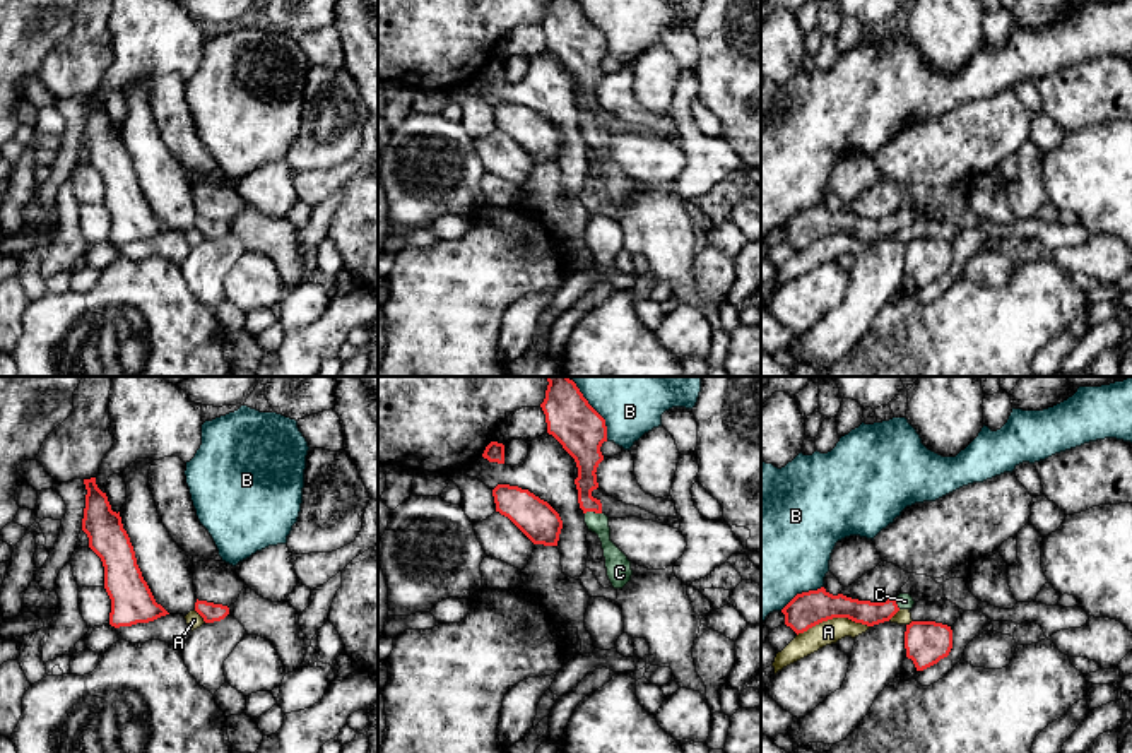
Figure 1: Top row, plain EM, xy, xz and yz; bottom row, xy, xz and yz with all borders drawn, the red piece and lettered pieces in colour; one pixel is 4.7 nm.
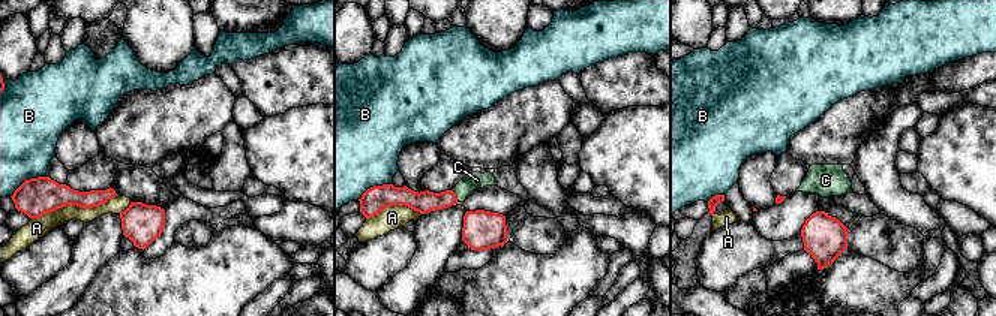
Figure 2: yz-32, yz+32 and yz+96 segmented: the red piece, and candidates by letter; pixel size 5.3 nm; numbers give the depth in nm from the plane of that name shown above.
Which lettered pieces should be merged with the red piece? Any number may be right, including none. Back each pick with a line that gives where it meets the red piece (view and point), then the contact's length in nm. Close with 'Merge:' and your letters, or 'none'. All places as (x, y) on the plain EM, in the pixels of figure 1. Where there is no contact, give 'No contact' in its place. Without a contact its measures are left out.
C: Touches red at xz (592, 127). Shared border 80 nm
Merge: C

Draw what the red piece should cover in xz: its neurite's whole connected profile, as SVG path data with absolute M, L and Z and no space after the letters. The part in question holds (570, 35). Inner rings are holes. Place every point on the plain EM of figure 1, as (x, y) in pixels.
M549 0L540 21L547 50L575 75L578 94L578 120L585 130L588 147L602 159L607 193L614 205L622 205L633 192L631 178L610 157L609 133L602 128L600 116L592 113L598 104L597 84L604 77L600 63L607 58L605 36L588 21L576 0Z

